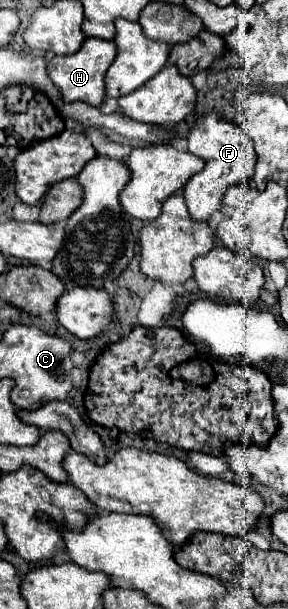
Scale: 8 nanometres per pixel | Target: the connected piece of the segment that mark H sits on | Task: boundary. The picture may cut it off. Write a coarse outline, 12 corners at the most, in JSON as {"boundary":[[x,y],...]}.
{"boundary":[[86,39],[48,75],[62,99],[100,105],[114,41]]}

